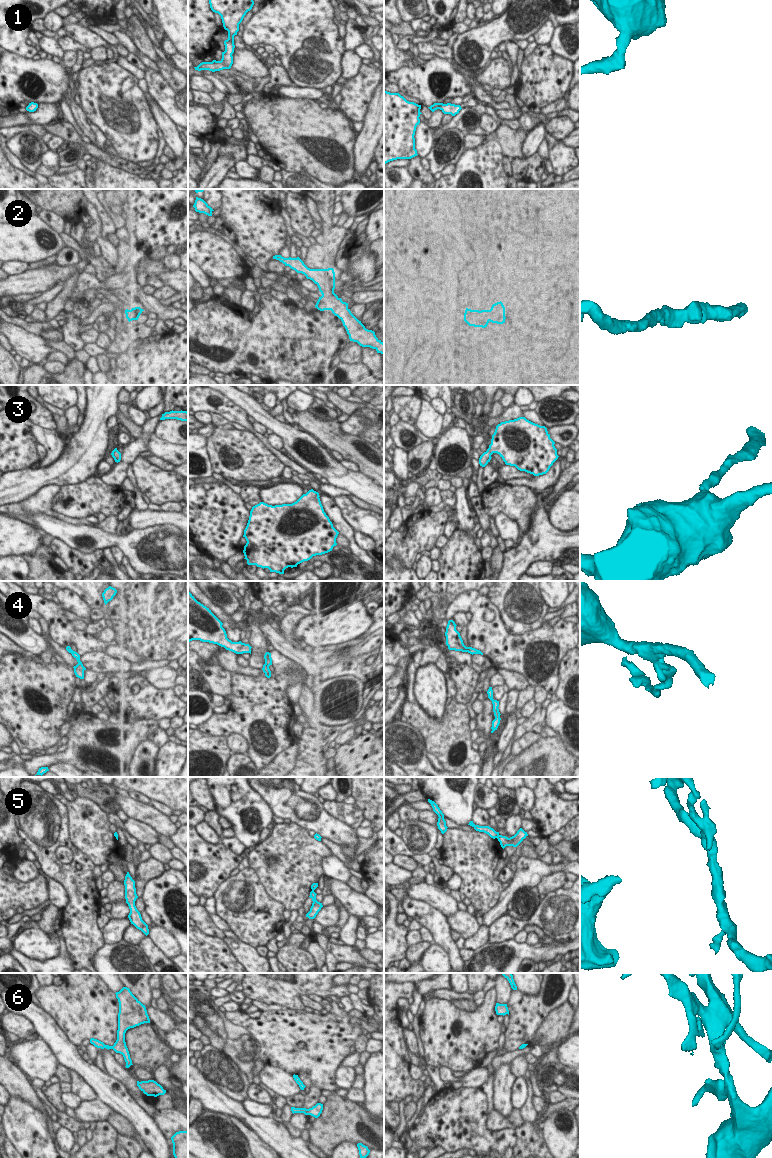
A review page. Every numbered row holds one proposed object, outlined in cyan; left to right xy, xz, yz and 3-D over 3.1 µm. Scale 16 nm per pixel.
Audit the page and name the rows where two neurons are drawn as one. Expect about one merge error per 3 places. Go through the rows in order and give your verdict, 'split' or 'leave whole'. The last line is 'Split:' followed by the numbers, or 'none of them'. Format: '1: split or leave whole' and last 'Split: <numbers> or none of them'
1: leave whole
2: leave whole
3: leave whole
4: split
5: split
6: leave whole
Split: 4, 5

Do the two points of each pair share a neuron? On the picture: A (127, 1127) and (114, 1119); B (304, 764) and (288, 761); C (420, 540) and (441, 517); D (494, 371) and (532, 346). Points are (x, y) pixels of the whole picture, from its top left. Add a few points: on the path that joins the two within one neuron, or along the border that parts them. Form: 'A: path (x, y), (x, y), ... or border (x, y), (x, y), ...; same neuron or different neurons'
A: path (124, 1126), (117, 1120); same neuron
B: border (296, 741), (298, 755), (293, 766); different neurons
C: path (424, 534), (435, 523); same neuron
D: border (488, 356), (492, 363), (514, 363); different neurons

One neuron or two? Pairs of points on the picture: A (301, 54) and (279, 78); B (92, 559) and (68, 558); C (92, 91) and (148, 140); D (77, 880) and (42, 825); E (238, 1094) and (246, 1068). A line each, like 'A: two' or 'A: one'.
A: two
B: one
C: one
D: one
E: two

